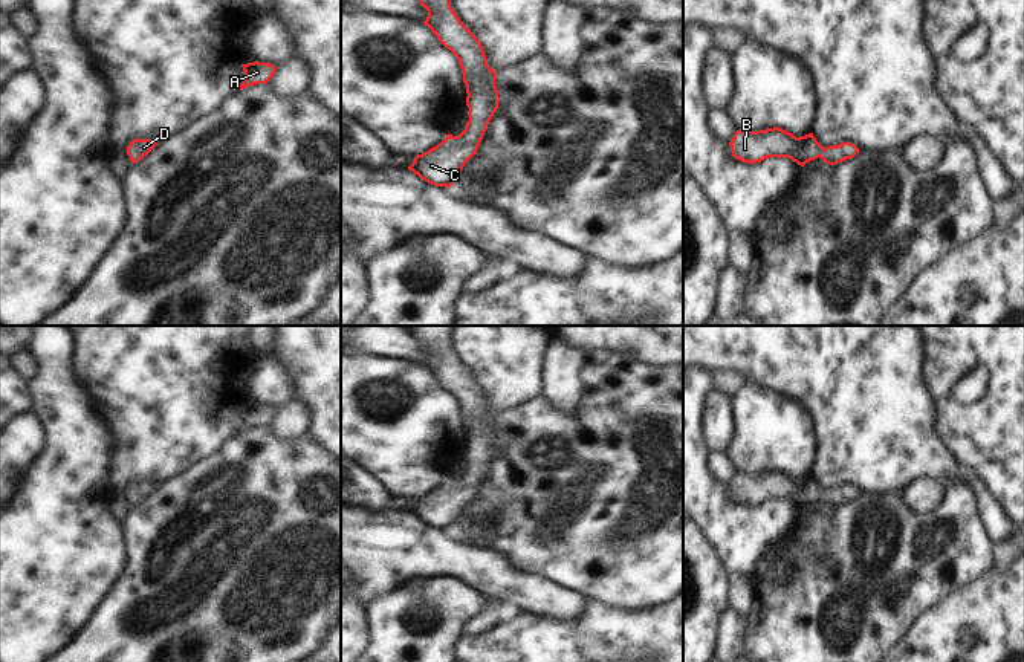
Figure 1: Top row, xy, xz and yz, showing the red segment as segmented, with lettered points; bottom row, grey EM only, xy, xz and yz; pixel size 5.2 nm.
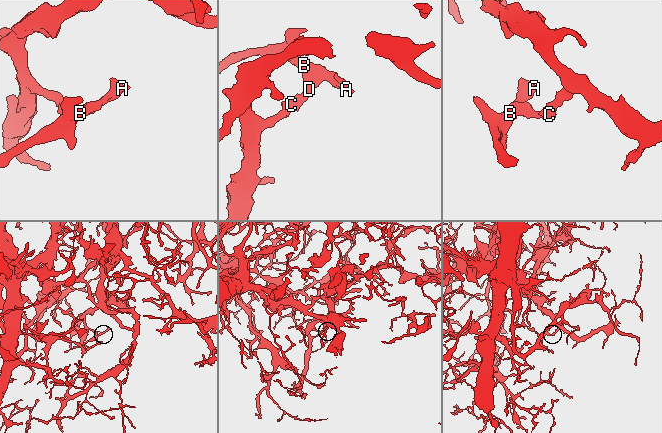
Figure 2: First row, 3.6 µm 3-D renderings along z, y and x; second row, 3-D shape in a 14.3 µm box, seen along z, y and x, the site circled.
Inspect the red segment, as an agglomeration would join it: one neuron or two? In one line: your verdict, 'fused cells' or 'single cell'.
single cell

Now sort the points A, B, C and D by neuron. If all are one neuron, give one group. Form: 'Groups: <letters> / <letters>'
Groups: A B C D.

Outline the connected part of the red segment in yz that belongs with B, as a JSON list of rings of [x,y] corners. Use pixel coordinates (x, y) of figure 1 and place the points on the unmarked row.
[[[779,469],[758,474],[737,472],[729,488],[732,498],[747,506],[761,505],[767,500],[789,500],[804,509],[821,500],[825,506],[836,508],[859,495],[859,491],[851,485],[824,491],[813,475],[796,480]]]

